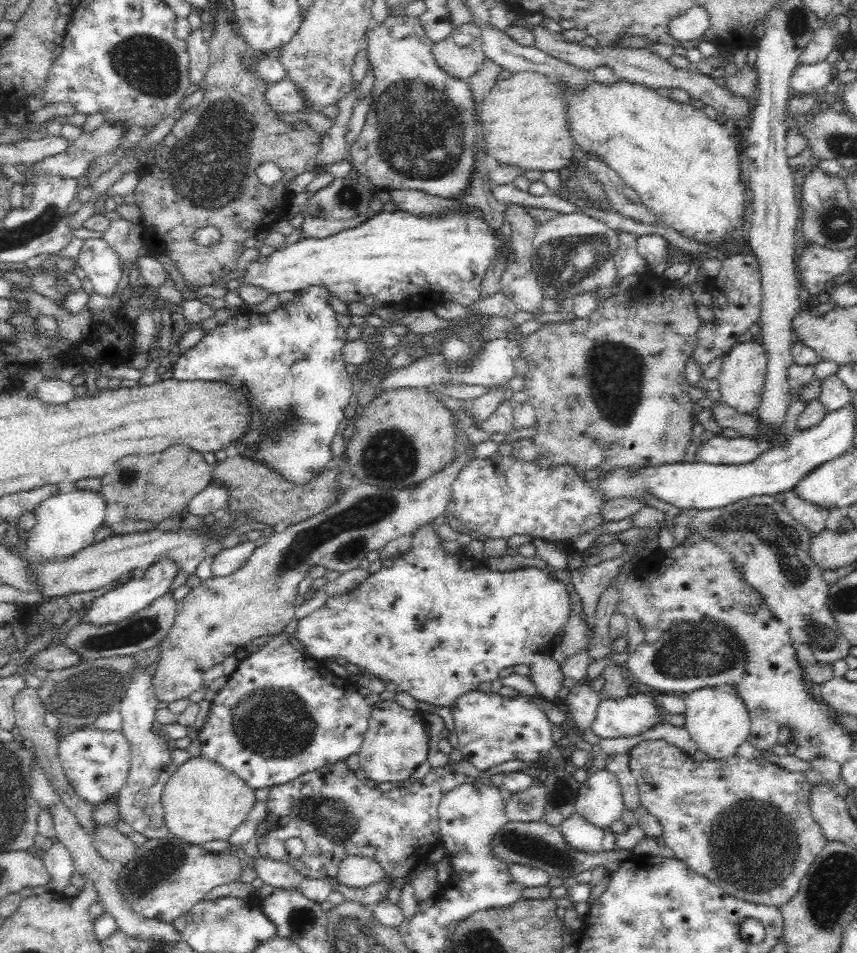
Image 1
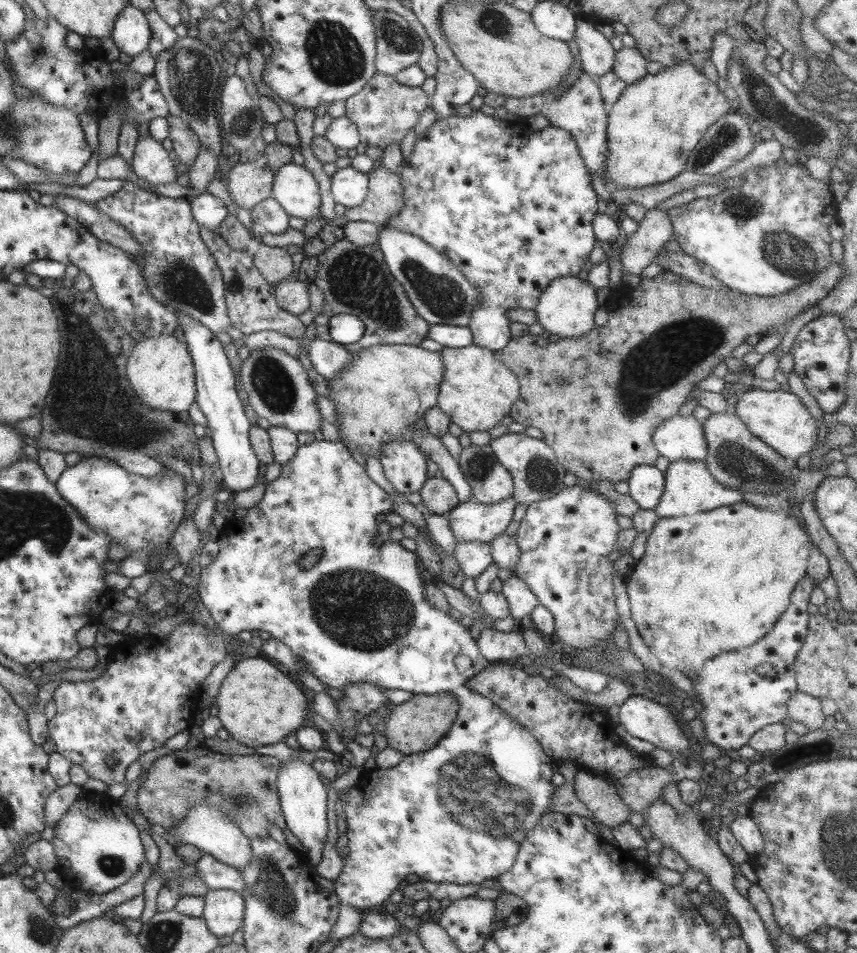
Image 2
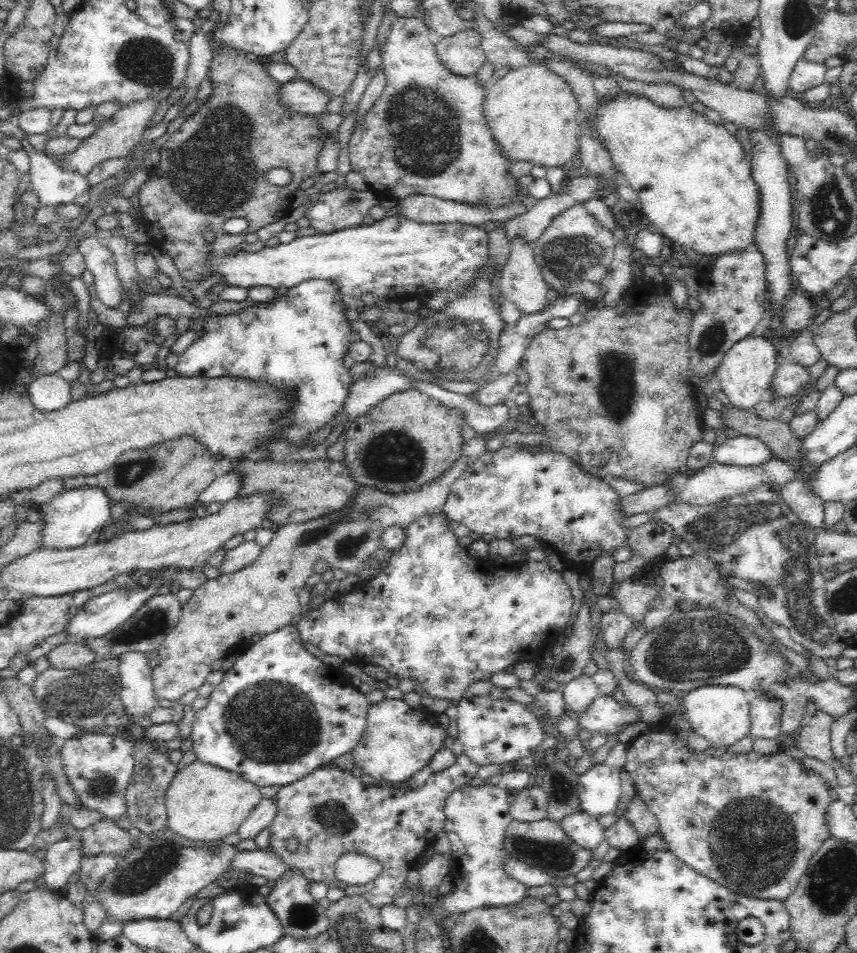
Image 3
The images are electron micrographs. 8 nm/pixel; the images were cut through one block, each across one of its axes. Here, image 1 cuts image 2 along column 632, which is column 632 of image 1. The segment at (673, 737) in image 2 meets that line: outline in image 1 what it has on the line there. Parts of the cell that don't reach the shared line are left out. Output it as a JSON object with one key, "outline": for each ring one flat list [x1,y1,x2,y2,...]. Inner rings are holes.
{"outline":[[658,692,629,694,622,699,601,700,591,729,605,738,631,737,663,722]]}

